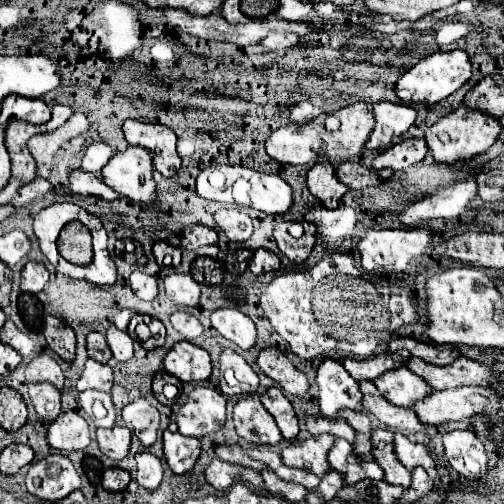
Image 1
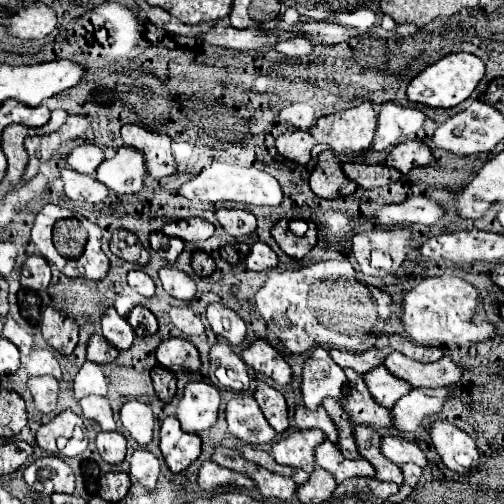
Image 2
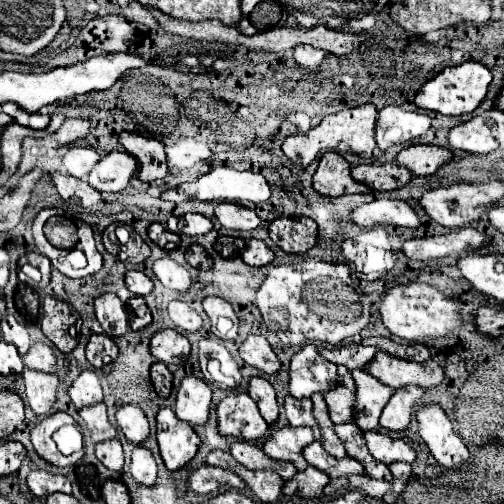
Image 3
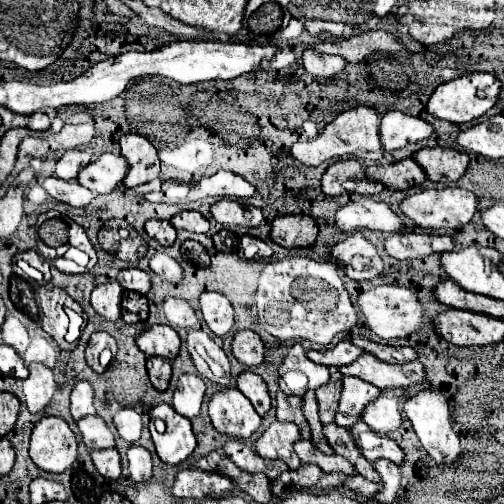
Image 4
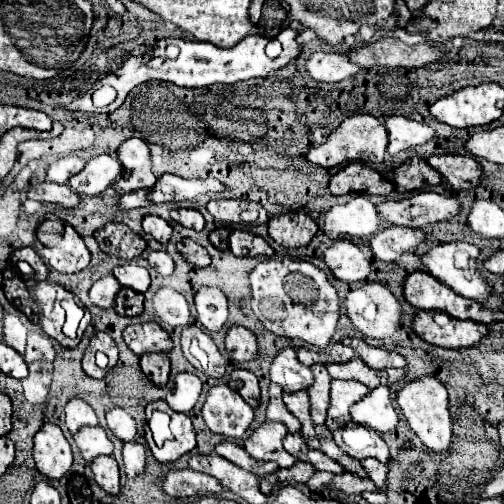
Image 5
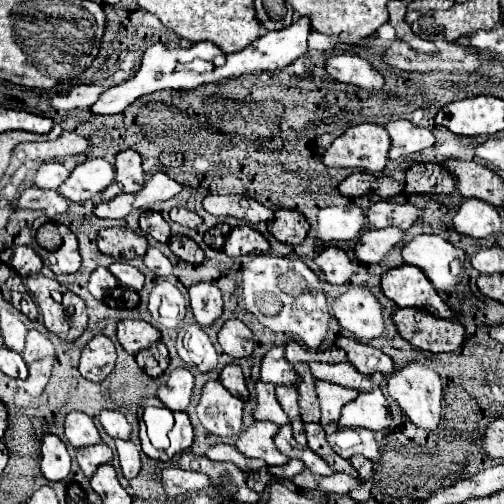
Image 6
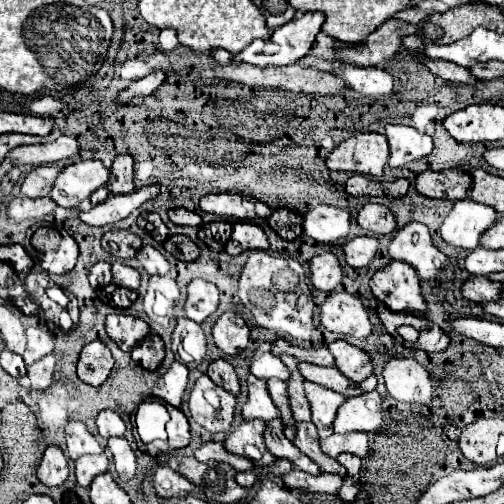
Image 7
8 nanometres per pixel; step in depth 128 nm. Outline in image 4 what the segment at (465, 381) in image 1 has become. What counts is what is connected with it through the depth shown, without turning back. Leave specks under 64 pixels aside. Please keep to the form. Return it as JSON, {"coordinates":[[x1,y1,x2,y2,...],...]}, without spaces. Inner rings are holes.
{"coordinates":[[366,352,356,362,340,366,338,370,342,376,354,376,354,378,366,380,380,390,390,388,390,386,406,388,406,386,420,384,426,380,424,366,420,364,420,360,414,360,408,364,384,364]]}

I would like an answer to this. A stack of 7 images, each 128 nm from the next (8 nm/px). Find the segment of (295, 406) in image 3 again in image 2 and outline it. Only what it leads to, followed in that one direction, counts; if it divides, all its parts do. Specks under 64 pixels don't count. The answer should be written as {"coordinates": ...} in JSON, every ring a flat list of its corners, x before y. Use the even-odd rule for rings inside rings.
{"coordinates":[[298,404,294,408,294,420,296,420,298,428,302,428,302,430,304,428,318,428,318,430,322,430,326,434,326,438,330,442,336,442,336,436,338,436,336,426,332,424,332,420,328,418,328,414,324,412,322,406,318,406,316,410,308,410,302,404]]}

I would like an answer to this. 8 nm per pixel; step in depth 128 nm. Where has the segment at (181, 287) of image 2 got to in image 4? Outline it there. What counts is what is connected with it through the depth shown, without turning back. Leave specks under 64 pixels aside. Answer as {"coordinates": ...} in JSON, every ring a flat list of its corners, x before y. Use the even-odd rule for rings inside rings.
{"coordinates":[[158,252,158,254,154,254,150,258,150,270,154,274,158,274,166,282,180,282,182,280,180,264,172,256,168,256,164,252]]}

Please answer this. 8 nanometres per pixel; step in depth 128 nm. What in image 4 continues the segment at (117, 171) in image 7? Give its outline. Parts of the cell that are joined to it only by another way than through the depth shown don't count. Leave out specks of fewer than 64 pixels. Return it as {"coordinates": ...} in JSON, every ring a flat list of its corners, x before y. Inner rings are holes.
{"coordinates":[[126,134,120,138,120,154,126,158,130,170,124,178,126,188,148,184,160,174,160,160,156,148,138,134]]}

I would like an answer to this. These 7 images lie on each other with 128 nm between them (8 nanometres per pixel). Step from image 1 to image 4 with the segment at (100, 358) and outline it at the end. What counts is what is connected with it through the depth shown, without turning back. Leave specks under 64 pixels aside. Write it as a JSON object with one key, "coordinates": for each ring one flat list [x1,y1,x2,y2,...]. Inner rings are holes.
{"coordinates":[[94,332,90,336,90,342,88,342,88,348,86,348,86,362,88,366,94,370,94,372,104,372,104,368,98,364,98,354,104,350,104,348,110,348,112,350,112,356,116,356,116,340,106,334,106,332]]}

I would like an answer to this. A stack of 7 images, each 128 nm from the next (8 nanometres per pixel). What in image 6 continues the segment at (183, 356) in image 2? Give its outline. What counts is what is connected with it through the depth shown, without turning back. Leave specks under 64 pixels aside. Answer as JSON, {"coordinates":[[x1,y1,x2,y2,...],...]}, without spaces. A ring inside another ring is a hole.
{"coordinates":[[126,318,116,324,116,338,128,354,136,354,160,340,160,332,144,320]]}

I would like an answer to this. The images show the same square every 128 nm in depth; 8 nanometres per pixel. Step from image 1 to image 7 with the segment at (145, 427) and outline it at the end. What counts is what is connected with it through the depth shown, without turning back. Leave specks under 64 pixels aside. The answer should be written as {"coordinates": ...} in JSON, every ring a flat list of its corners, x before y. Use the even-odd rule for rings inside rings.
{"coordinates":[[102,410,96,418,96,426,98,426,98,434,102,438,124,436,124,430,126,430,122,418,114,410]]}

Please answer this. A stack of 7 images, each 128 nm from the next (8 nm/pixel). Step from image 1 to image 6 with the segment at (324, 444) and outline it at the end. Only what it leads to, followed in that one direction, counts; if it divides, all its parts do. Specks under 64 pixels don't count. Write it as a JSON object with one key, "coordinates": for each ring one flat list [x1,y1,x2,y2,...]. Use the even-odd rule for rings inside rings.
{"coordinates":[[254,422,246,432,238,436,236,448,248,458,262,458,268,466,282,466,288,456,278,452,278,448,272,444,276,428,278,426,272,422]]}

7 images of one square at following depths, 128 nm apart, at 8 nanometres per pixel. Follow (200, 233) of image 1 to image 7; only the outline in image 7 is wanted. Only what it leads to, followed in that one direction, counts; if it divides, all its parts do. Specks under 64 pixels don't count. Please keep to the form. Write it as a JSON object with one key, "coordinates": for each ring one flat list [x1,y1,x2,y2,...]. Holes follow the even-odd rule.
{"coordinates":[[172,208,168,210,168,218,178,224,178,226,200,226,202,224,202,218,190,210,184,210,184,208]]}

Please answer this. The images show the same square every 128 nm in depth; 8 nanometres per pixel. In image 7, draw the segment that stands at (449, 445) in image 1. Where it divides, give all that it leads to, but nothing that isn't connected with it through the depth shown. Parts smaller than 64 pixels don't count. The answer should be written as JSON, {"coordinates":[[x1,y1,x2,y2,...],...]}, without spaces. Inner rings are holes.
{"coordinates":[[392,358,392,360,388,360,382,366,382,376,386,380,386,388,388,388,390,396,394,396,396,400,402,400,402,402,422,402,426,406,430,404,432,390,434,390,430,374,414,358]]}

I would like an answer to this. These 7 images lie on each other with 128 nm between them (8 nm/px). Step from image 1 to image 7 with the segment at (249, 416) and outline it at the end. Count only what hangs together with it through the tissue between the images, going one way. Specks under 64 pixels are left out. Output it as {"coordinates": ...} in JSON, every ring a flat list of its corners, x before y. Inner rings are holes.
{"coordinates":[[206,374,200,376,190,392,190,414,208,432,230,432,236,398,224,388,216,386],[208,390,210,396,206,394]]}

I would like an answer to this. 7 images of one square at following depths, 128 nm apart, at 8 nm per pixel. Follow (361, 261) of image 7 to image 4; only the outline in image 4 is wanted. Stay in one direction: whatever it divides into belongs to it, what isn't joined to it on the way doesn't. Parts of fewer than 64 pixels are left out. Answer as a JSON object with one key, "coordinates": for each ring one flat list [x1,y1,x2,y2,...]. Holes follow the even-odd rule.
{"coordinates":[[396,232,386,236,384,250,390,258,406,260,406,258,424,258,428,254,442,254,452,250,450,236,438,236,434,232]]}

